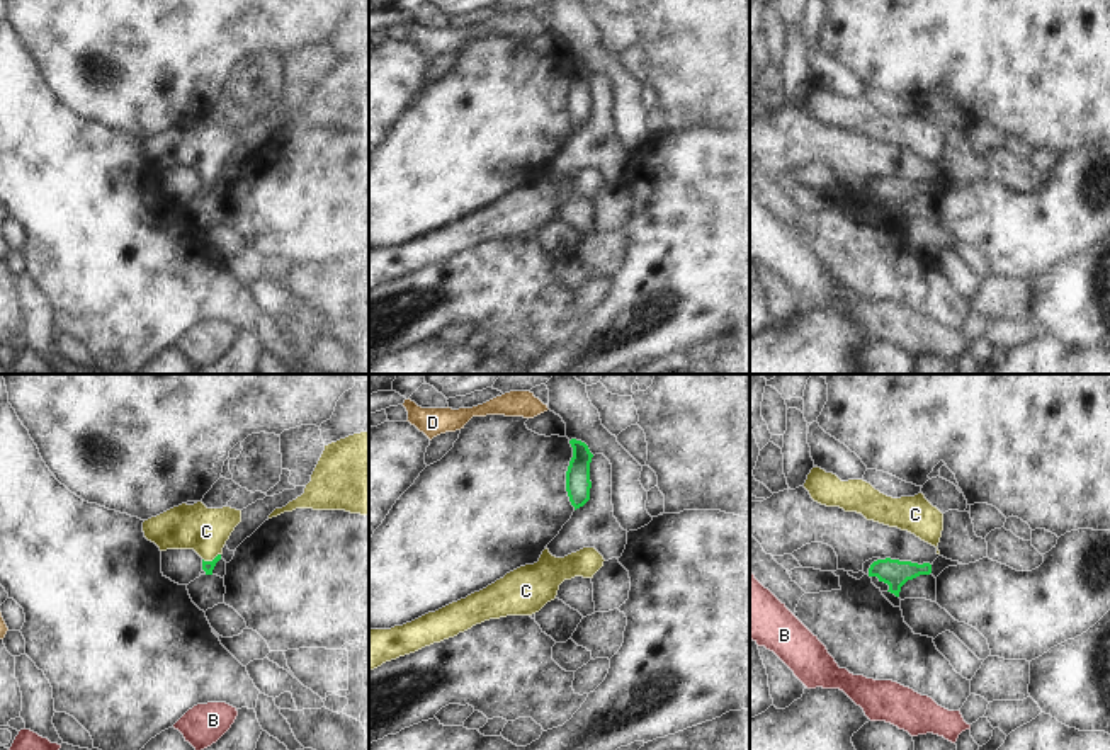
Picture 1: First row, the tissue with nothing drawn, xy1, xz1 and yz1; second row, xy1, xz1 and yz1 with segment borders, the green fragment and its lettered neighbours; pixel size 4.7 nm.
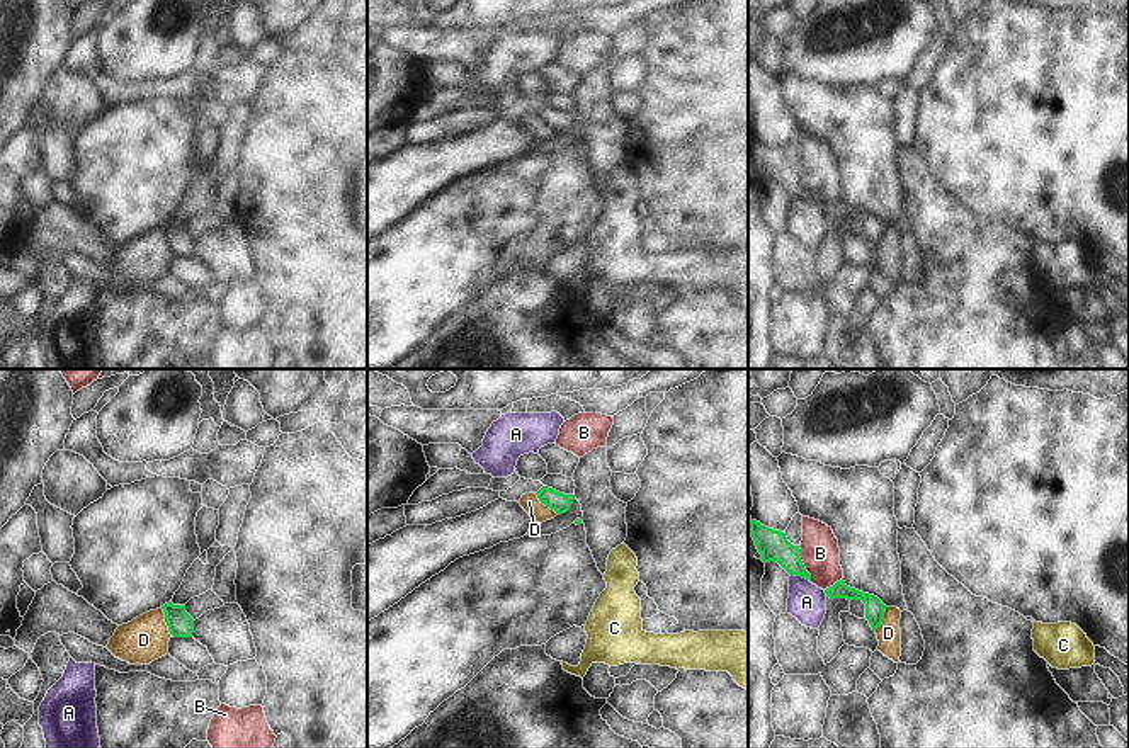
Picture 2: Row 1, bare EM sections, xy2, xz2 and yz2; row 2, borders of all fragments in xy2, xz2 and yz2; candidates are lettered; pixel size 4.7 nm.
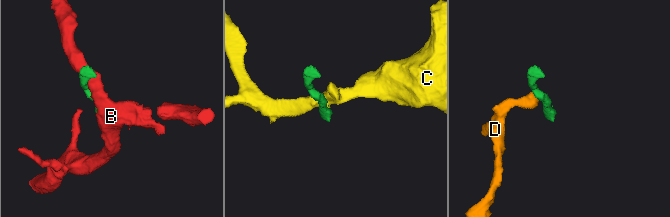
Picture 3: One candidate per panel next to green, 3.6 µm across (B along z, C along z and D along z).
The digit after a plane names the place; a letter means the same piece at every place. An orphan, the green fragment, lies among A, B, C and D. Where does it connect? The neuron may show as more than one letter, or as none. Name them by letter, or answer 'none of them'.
C

